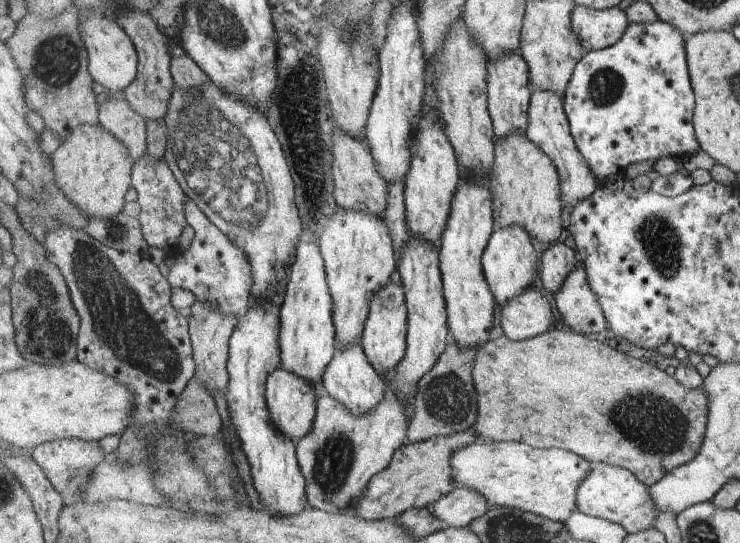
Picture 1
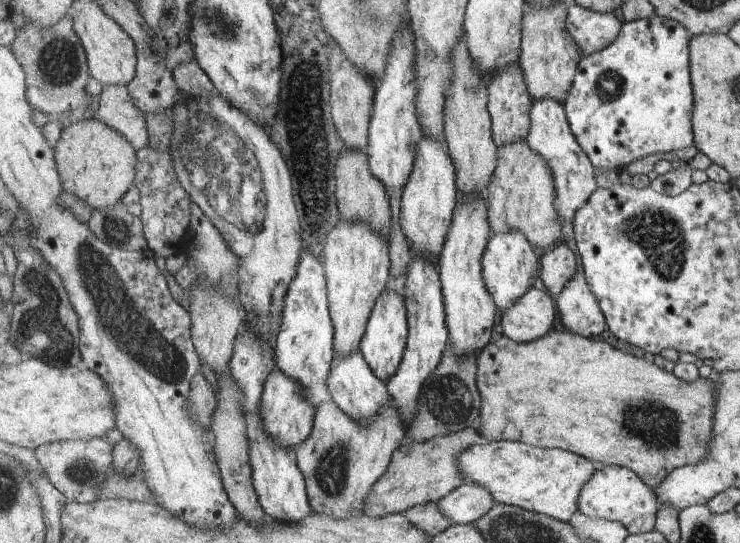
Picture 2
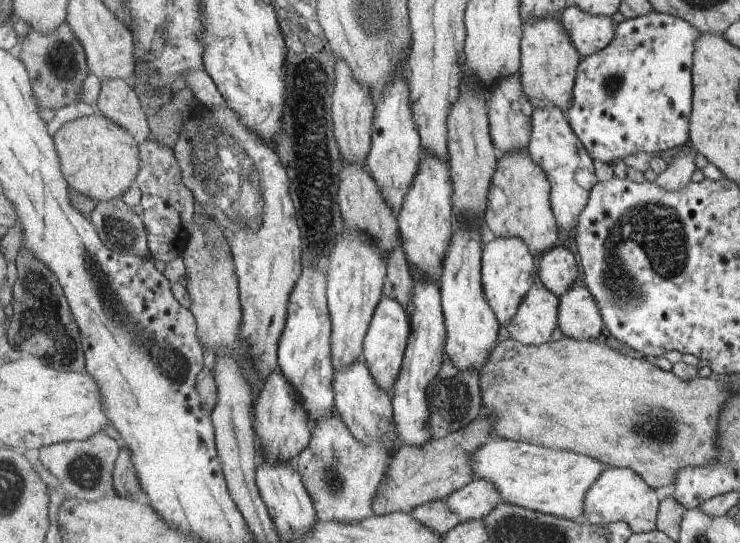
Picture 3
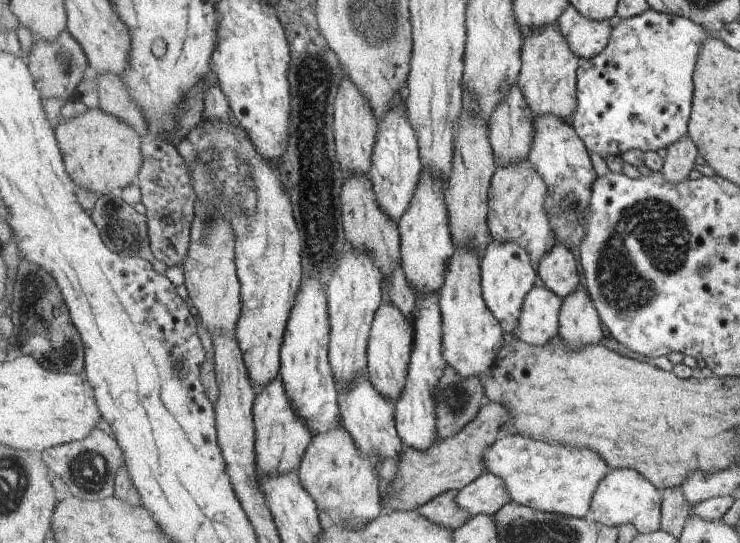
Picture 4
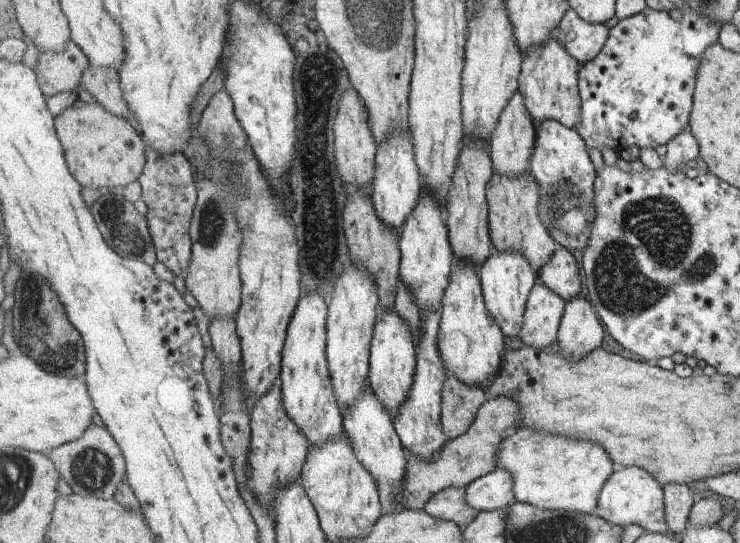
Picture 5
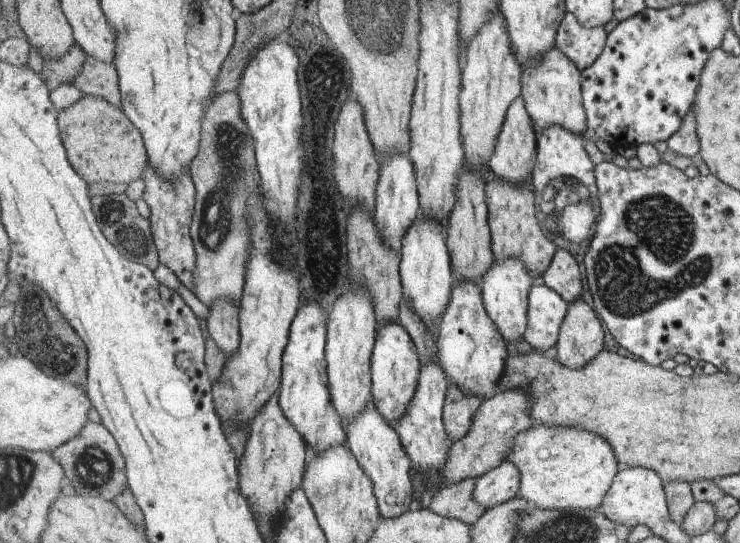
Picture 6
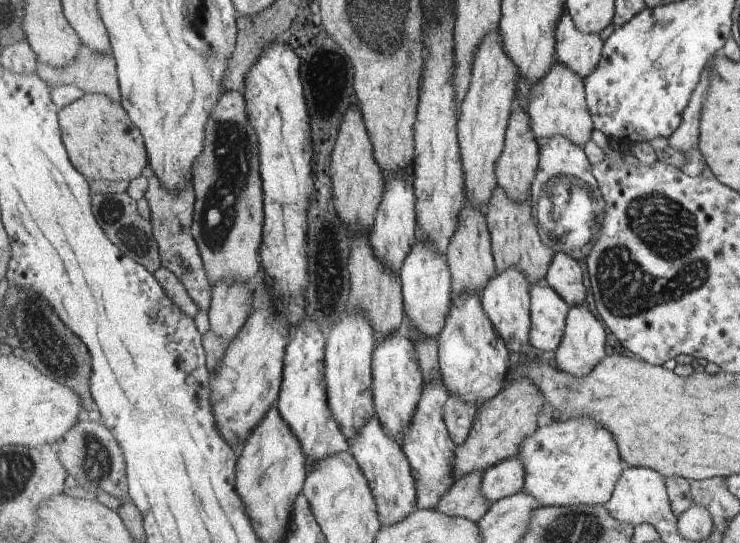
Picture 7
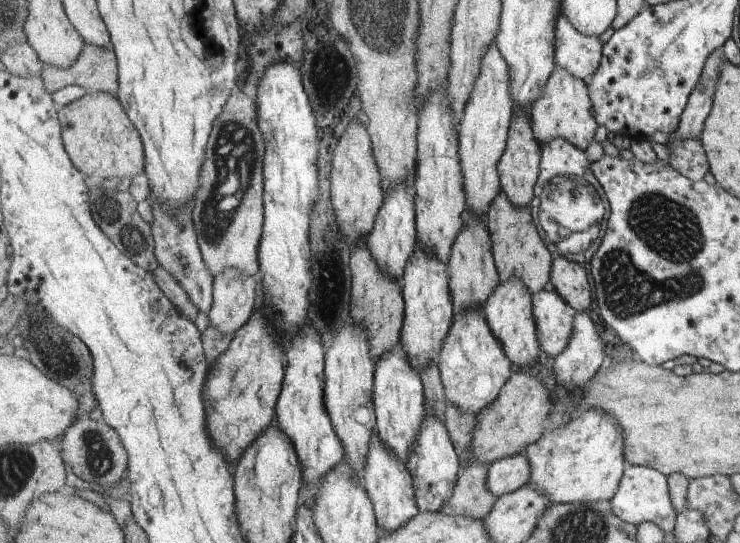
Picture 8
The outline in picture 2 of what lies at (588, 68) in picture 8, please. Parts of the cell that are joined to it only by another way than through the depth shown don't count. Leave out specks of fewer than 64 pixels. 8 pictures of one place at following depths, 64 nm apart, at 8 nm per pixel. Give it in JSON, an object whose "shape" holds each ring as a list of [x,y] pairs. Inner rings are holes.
{"shape":[[[572,2],[568,7],[568,13],[569,32],[575,42],[579,43],[584,57],[611,46],[619,38],[624,24],[615,12],[595,12]]]}

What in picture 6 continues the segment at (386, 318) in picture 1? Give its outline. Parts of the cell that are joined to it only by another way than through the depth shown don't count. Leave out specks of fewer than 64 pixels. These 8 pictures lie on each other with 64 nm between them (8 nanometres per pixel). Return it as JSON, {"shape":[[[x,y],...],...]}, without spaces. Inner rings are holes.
{"shape":[[[399,322],[379,326],[377,342],[372,354],[372,392],[373,402],[383,418],[395,429],[396,424],[407,414],[421,378],[421,361],[413,338]]]}

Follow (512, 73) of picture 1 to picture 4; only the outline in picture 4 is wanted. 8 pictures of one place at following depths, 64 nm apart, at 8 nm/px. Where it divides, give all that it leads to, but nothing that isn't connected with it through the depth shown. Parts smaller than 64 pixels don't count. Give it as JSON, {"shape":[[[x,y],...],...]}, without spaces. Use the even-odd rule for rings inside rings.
{"shape":[[[518,84],[513,86],[505,94],[503,102],[495,108],[495,112],[493,112],[493,116],[491,116],[488,124],[490,141],[499,167],[529,161],[535,136],[535,119],[533,111],[529,108],[529,103],[525,100],[521,87]]]}

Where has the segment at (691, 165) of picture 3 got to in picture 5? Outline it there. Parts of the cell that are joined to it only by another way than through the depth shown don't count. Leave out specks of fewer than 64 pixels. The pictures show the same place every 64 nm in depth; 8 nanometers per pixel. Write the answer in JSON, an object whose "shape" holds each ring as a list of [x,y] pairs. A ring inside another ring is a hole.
{"shape":[[[688,125],[684,132],[666,144],[665,165],[671,172],[684,171],[685,166],[700,156],[700,146],[695,134]]]}

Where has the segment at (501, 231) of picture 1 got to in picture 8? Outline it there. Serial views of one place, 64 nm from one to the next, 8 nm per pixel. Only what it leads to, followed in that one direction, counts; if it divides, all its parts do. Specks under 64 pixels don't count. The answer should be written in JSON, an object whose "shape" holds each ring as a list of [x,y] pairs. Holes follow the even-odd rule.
{"shape":[[[510,277],[507,282],[499,284],[482,309],[493,334],[500,339],[512,364],[514,366],[536,364],[543,352],[540,350],[539,338],[537,338],[532,294],[523,280]]]}

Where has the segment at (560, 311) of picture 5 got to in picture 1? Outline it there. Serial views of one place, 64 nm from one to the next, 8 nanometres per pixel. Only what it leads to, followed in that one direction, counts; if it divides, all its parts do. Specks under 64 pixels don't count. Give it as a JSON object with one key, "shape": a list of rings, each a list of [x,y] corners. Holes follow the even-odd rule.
{"shape":[[[529,289],[501,306],[500,324],[509,338],[529,340],[553,329],[554,310],[539,291]]]}

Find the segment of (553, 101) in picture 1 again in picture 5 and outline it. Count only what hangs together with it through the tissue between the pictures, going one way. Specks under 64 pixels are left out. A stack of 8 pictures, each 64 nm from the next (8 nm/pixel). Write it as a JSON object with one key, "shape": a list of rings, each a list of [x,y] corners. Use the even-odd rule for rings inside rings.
{"shape":[[[556,120],[537,123],[536,134],[530,171],[539,182],[543,194],[541,218],[559,246],[571,248],[573,251],[584,251],[585,247],[589,246],[590,229],[597,216],[595,190],[598,172],[595,172],[587,143],[577,129],[569,128]]]}

